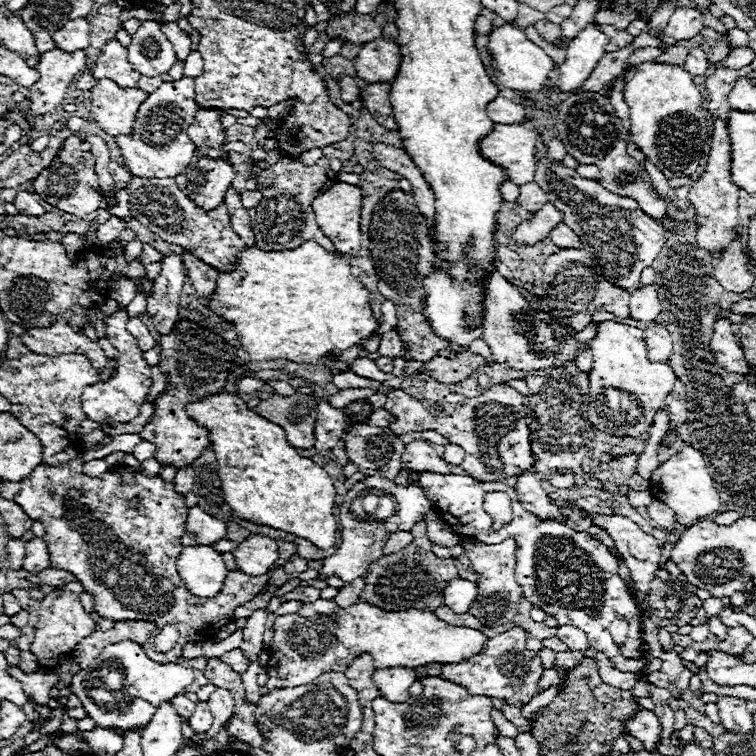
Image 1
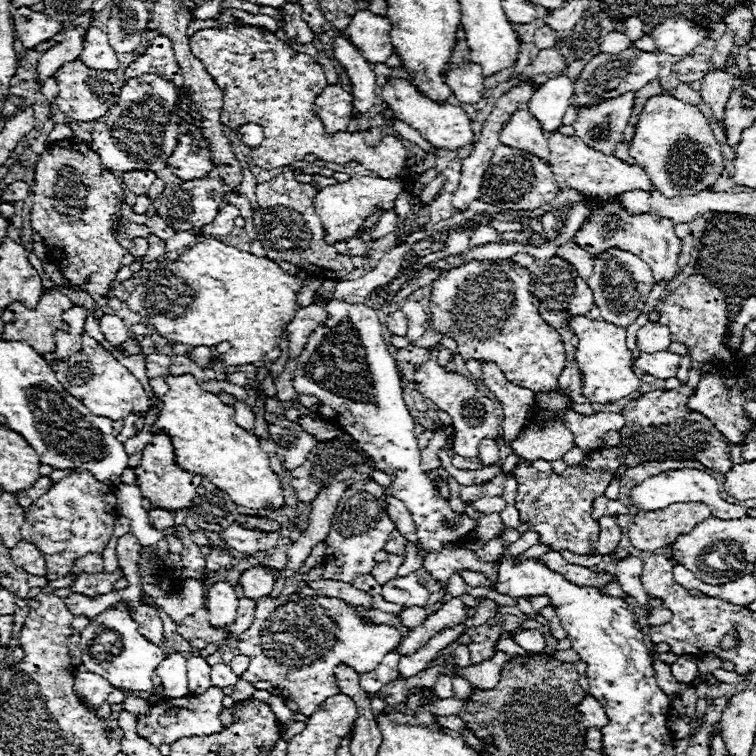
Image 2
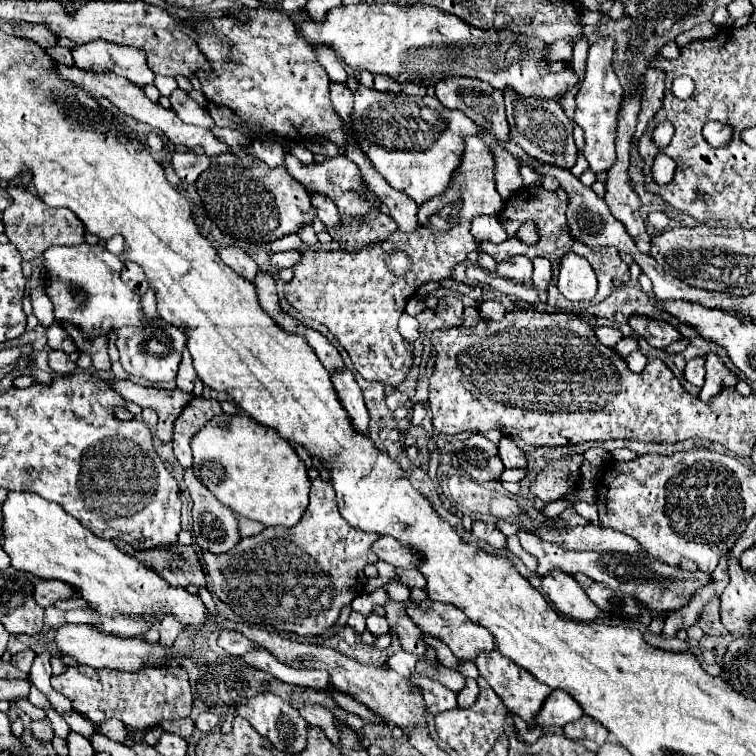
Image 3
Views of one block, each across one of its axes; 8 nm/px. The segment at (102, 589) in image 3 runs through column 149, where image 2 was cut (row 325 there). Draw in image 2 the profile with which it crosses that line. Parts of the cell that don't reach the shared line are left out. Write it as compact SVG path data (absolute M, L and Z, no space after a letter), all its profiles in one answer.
M572 316L570 330L578 336L576 366L582 374L582 396L592 404L612 402L636 392L640 378L632 370L632 352L626 348L626 330L604 320L590 320L586 316Z

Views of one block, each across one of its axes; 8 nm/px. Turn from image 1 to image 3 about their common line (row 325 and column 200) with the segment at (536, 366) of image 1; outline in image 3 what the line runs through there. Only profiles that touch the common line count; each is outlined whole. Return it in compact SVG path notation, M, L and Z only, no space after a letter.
M192 468L184 470L184 484L192 496L192 536L202 550L228 552L240 540L236 514L216 500L216 496L198 482Z

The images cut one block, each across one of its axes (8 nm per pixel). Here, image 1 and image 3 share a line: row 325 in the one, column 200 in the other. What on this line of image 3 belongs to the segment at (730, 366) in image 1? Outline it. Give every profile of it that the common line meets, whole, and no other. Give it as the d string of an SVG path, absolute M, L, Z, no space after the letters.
M204 712L204 714L200 714L196 718L196 728L202 730L202 732L210 732L210 730L214 730L218 726L218 722L220 722L220 716L218 714Z

